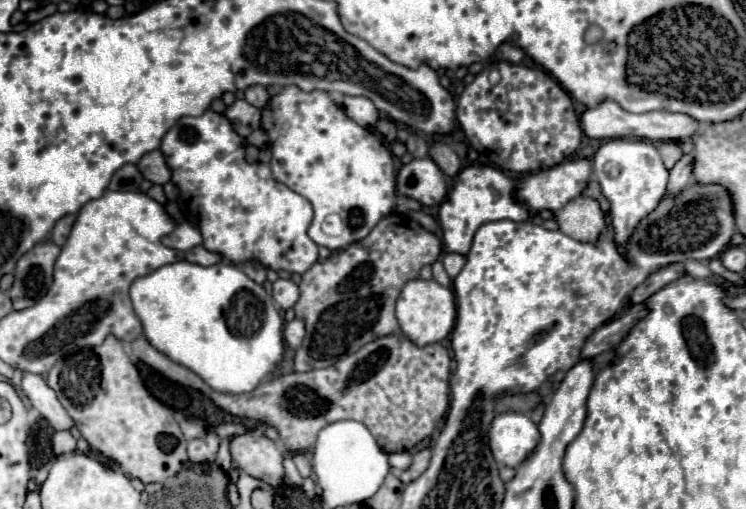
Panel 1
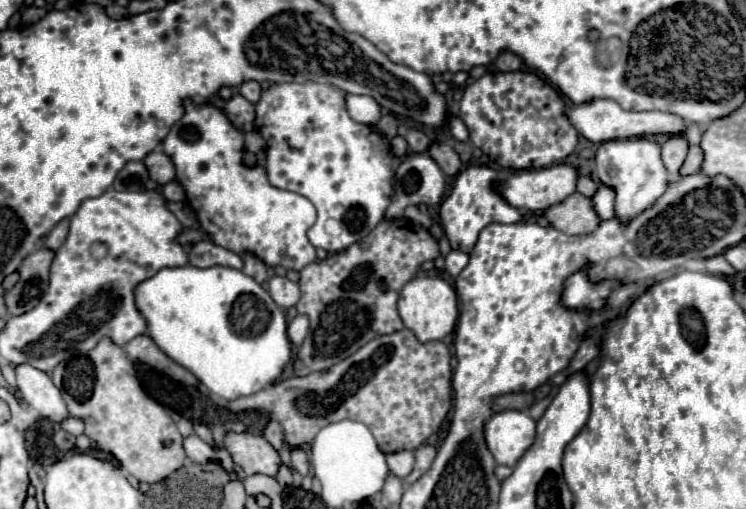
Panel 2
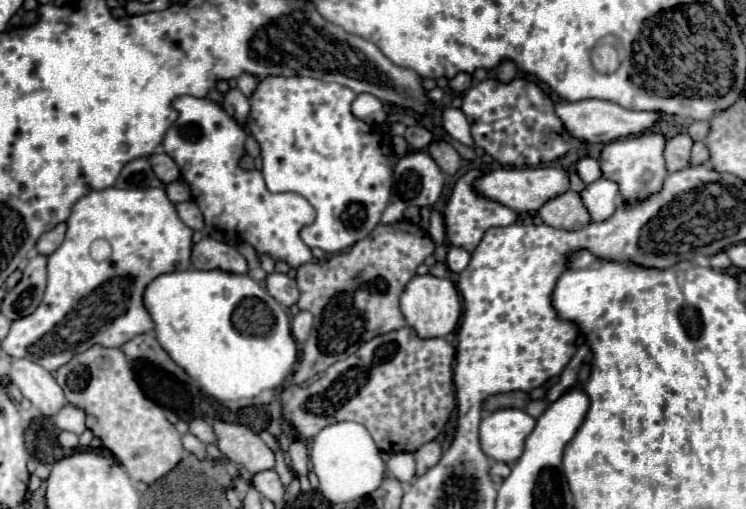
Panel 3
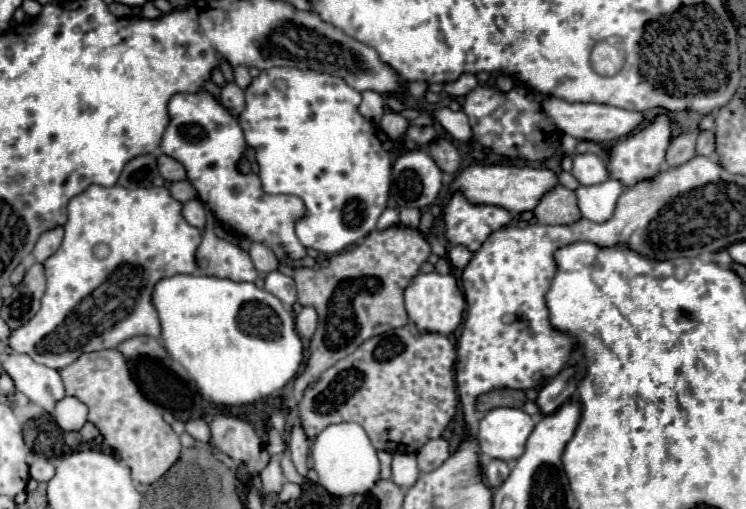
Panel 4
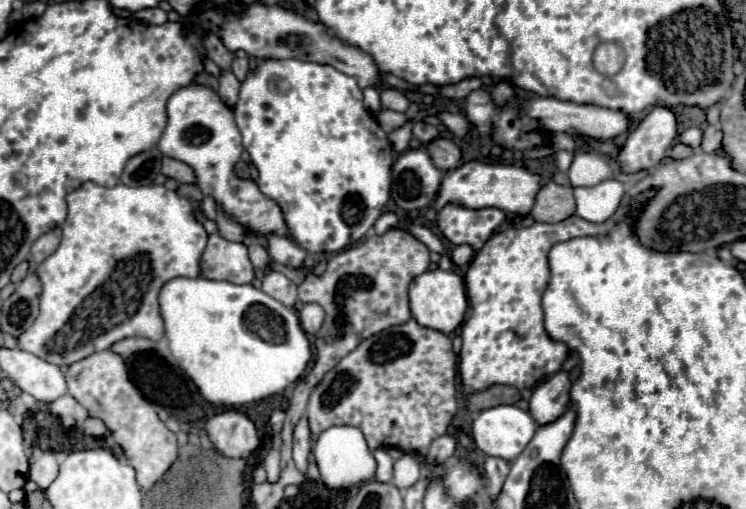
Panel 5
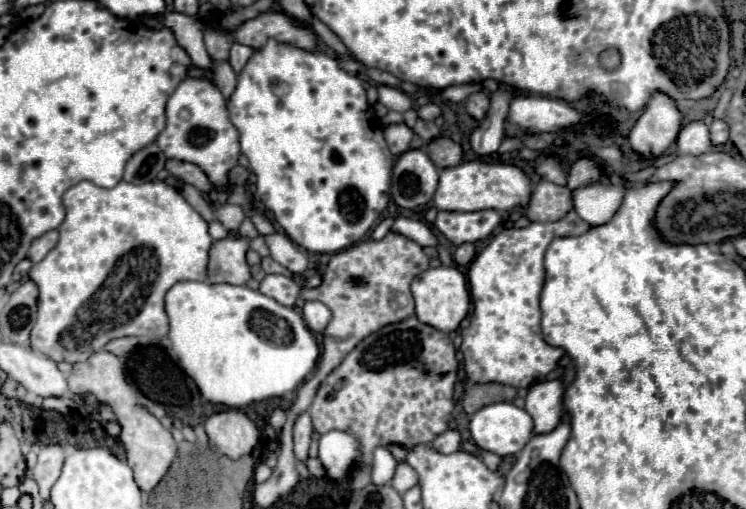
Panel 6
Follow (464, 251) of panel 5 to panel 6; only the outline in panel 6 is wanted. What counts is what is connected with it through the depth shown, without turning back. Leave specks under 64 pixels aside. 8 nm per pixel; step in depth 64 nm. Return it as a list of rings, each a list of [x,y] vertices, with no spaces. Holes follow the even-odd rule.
[[[470,242],[468,244],[460,244],[456,248],[456,252],[454,252],[454,260],[456,260],[458,266],[468,266],[474,260],[474,256],[476,256],[476,248]]]

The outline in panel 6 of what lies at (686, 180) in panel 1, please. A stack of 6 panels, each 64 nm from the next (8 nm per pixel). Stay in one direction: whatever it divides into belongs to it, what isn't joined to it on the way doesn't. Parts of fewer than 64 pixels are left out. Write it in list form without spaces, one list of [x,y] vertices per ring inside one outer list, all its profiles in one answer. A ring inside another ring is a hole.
[[[714,120],[714,122],[710,124],[710,138],[712,138],[712,144],[716,144],[716,146],[728,142],[728,138],[730,138],[730,128],[728,128],[726,120]]]

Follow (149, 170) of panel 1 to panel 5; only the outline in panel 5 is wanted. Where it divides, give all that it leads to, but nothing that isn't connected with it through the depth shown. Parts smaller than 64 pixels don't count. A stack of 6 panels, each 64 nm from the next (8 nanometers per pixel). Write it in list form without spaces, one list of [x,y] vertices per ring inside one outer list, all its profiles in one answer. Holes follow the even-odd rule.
[[[164,158],[162,160],[162,172],[164,172],[164,176],[178,180],[180,184],[194,184],[196,186],[196,174],[192,172],[192,168],[188,164],[184,164],[180,160]]]

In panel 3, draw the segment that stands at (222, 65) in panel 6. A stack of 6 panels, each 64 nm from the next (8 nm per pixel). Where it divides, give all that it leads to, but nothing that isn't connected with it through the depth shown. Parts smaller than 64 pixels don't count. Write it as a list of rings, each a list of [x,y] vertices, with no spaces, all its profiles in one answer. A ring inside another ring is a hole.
[[[232,88],[224,94],[224,100],[222,100],[222,108],[236,120],[236,122],[244,122],[244,118],[248,116],[250,112],[250,102],[248,98],[238,90],[238,88]]]

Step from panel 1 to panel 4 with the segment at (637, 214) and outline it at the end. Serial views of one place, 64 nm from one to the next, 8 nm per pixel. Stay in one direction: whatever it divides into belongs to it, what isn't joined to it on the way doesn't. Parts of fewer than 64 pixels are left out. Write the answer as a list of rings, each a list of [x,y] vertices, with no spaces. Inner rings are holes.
[[[658,114],[652,122],[648,122],[638,132],[632,132],[626,140],[620,140],[610,150],[610,162],[608,162],[610,176],[624,182],[624,186],[634,186],[638,180],[656,176],[664,166],[664,154],[670,146],[670,140],[672,140],[670,118],[666,114]]]

